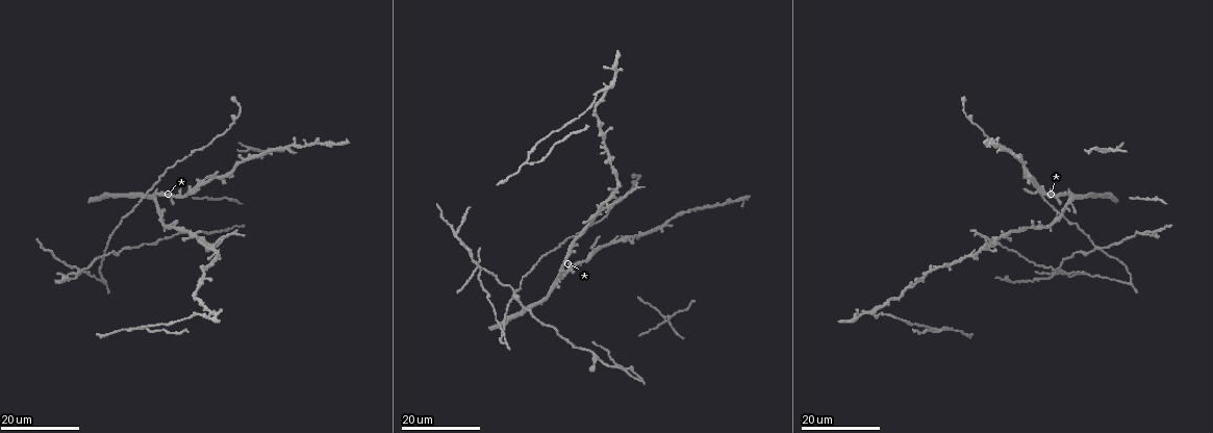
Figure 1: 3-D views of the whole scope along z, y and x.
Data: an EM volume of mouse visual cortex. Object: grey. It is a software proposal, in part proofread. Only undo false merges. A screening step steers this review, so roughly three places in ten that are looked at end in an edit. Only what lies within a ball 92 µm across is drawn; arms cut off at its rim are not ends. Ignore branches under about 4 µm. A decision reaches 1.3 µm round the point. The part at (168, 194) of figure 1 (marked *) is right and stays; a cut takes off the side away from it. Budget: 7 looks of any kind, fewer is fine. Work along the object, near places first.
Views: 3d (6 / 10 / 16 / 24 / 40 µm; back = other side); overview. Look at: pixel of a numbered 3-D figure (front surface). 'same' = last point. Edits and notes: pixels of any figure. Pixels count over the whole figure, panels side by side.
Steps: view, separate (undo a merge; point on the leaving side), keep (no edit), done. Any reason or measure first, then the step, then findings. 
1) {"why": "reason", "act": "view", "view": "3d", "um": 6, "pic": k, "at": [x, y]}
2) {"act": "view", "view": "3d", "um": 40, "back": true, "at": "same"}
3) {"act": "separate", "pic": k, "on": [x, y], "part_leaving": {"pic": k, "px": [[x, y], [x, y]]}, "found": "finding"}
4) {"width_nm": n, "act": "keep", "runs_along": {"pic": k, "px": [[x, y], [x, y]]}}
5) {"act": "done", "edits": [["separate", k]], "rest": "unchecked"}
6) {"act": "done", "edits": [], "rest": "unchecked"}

{"why": "arms part here", "act": "view", "view": "3d", "um": 16, "pic": 1, "at": [612, 85]}

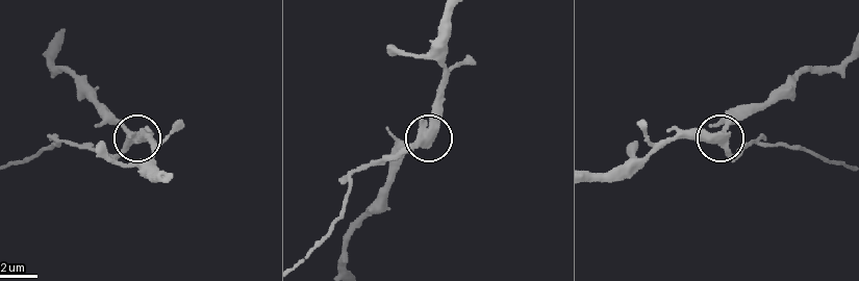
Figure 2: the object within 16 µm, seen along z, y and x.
{"act": "view", "view": "3d", "um": 6, "pic": 2, "at": [132, 139]}

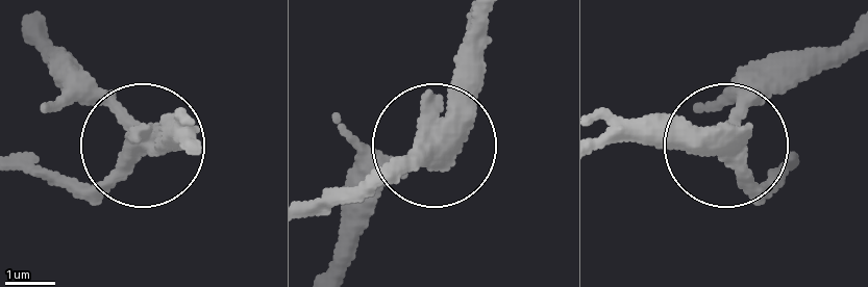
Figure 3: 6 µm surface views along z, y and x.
{"act": "separate", "pic": 3, "on": [94, 190], "part_leaving": {"pic": 3, "px": [[137, 148], [91, 181], [16, 168]]}, "found": "two cells meet here"}

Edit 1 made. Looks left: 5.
{"why": "four-way junction", "act": "view", "view": "3d", "um": 24, "pic": 1, "at": [997, 240]}

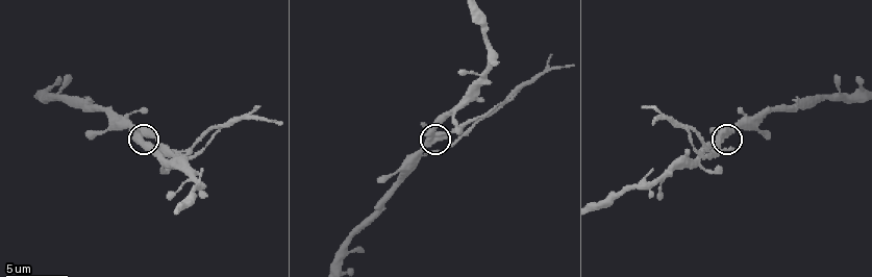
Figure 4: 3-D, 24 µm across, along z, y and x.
{"act": "view", "view": "3d", "um": 6, "pic": 4, "at": [146, 133]}

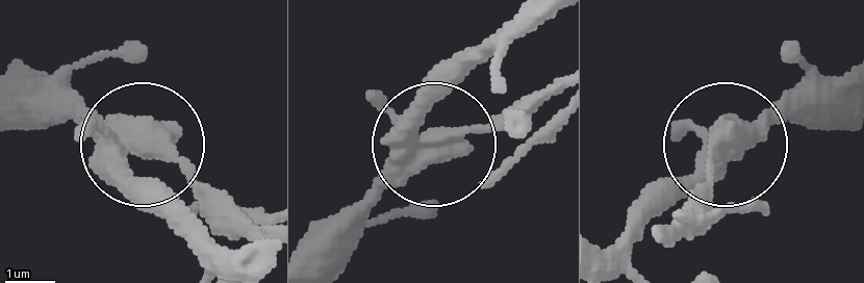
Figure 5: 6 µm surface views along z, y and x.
{"width_nm": 480, "act": "separate", "pic": 5, "on": [187, 159], "part_leaving": {"pic": 5, "px": [[133, 131], [166, 144], [240, 214], [265, 219]]}, "found": "a second cell is stuck on"}

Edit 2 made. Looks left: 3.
{"act": "view", "view": "overview"}

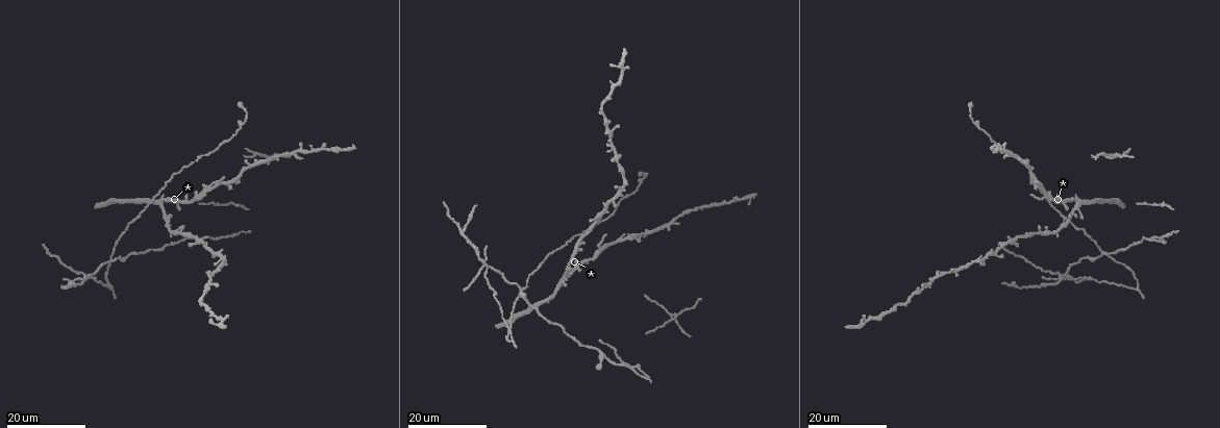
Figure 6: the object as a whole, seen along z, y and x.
{"act": "view", "view": "3d", "um": 16, "pic": 6, "at": [489, 266]}

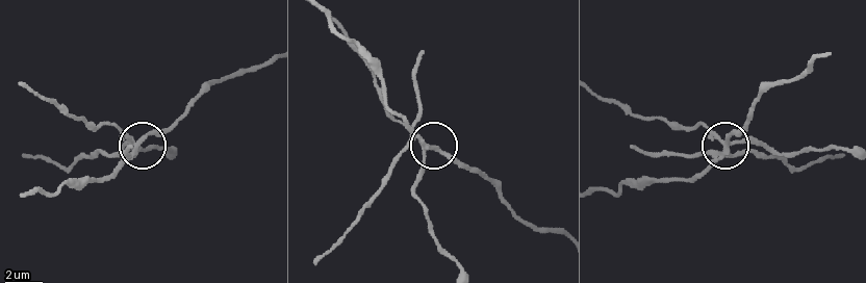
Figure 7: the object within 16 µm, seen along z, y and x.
{"act": "view", "view": "3d", "um": 6, "pic": 7, "at": [425, 147]}

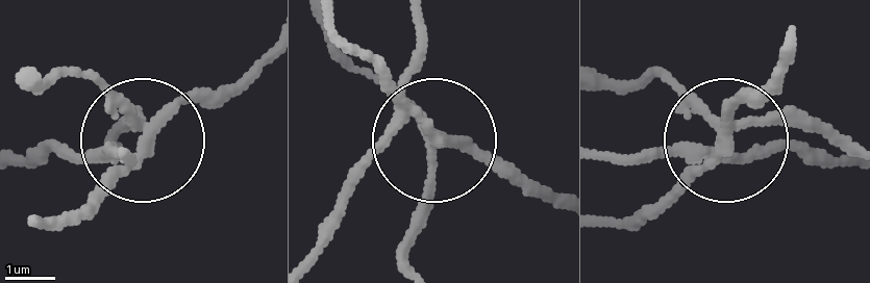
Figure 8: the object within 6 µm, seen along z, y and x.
{"arms": 4, "act": "separate", "pic": 8, "on": [413, 71], "part_leaving": {"pic": 8, "px": [[445, 142], [552, 196]]}, "found": "a second cell is stuck on"}

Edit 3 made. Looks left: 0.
{"act": "done", "edits": [["separate", 3], ["separate", 5], ["separate", 8]], "rest": "unchecked"}

